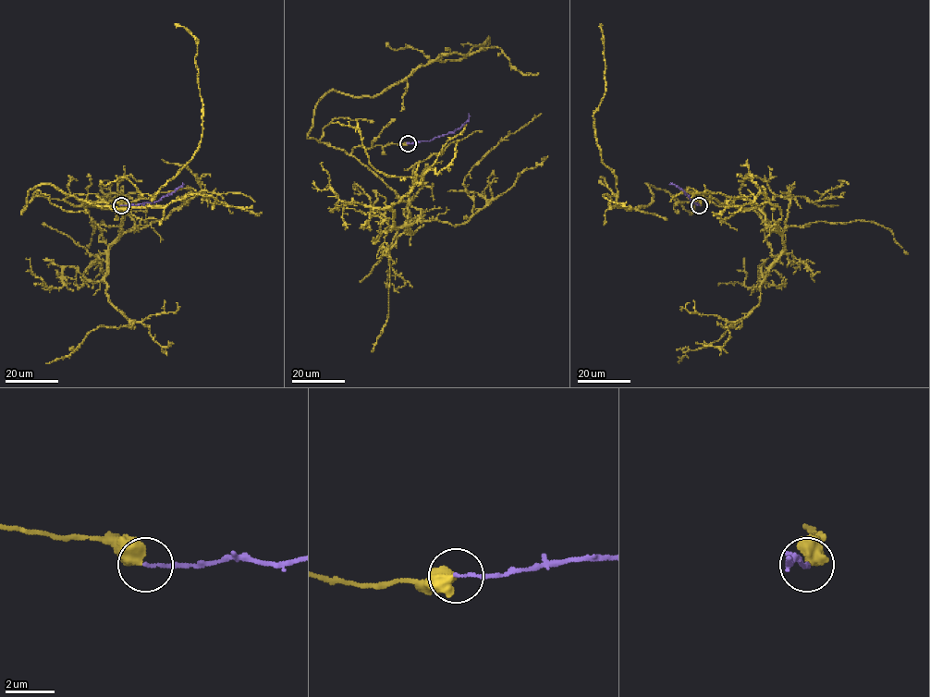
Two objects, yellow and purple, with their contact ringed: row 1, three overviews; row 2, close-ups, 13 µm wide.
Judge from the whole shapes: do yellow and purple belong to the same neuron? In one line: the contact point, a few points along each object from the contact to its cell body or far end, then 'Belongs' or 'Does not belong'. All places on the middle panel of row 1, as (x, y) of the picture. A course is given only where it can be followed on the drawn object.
Place: (408, 143). Course of yellow: (407, 143), (348, 154), (306, 137), (331, 91), (375, 96), (489, 37), (484, 50), (461, 44). Course of purple: (408, 143), (429, 141), (453, 132), (468, 119), (468, 114). Does not belong

